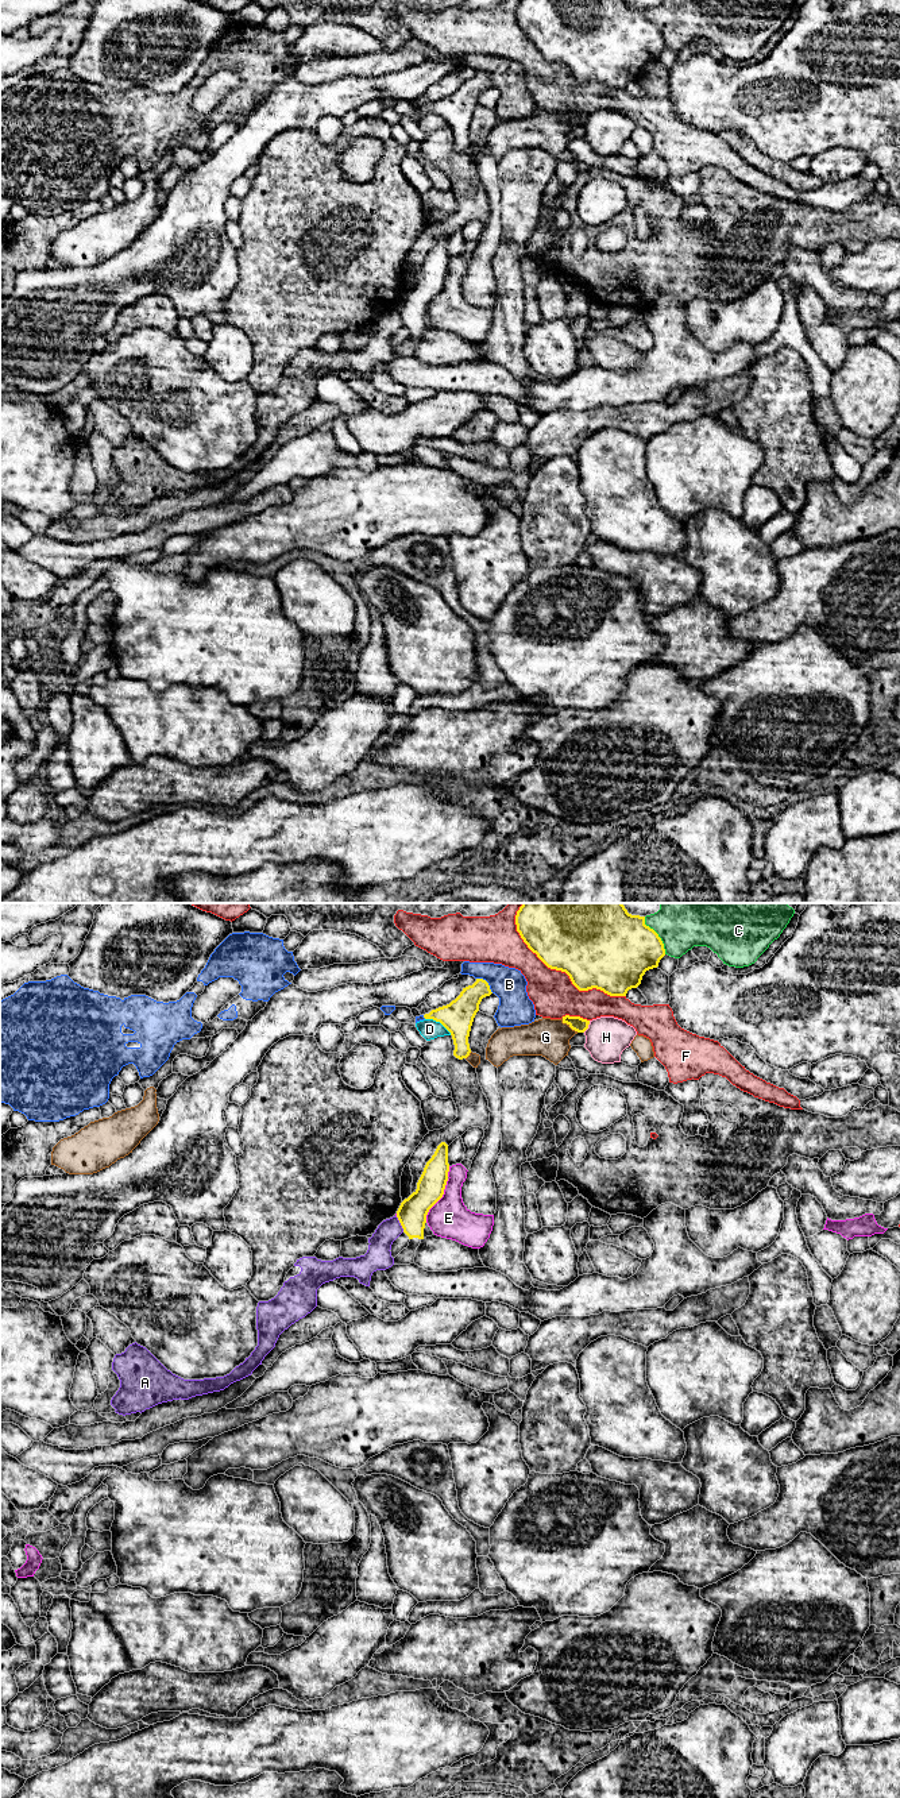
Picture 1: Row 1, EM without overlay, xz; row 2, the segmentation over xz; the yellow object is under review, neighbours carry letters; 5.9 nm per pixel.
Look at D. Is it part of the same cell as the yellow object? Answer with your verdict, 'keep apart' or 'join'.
keep apart

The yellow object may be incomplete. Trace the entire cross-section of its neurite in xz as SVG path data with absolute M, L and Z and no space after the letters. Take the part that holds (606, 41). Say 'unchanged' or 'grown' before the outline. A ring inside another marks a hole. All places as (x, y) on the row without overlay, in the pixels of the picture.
unchanged; M519 0L515 18L528 40L548 61L565 65L579 84L596 81L626 89L665 49L661 31L645 18L645 9L631 8L625 0Z

